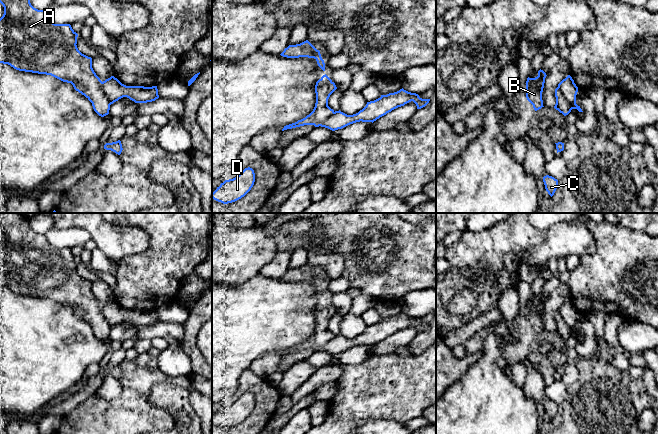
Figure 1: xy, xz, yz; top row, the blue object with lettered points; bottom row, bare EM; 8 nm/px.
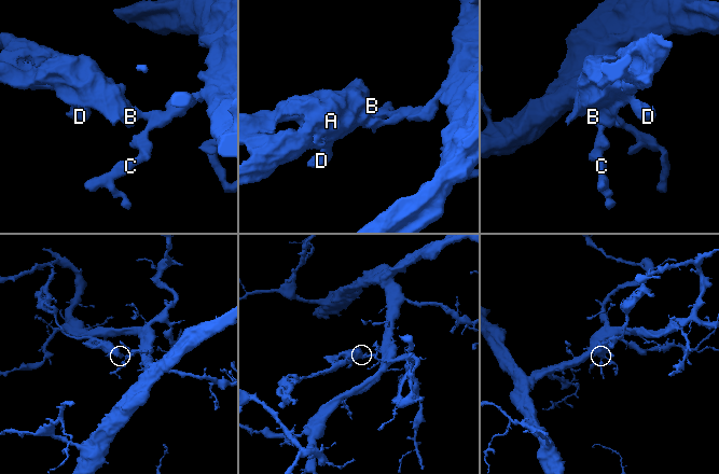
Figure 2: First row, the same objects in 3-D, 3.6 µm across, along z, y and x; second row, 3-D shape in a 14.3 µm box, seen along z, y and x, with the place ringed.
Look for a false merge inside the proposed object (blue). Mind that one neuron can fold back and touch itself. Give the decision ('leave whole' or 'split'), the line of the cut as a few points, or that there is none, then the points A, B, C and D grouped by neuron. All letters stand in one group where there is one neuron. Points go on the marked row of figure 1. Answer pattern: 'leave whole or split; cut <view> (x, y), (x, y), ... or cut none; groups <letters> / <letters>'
split; cut xy (101, 82), (101, 88), (110, 104); groups A B D / C

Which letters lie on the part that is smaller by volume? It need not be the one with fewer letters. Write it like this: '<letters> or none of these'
A, B, D

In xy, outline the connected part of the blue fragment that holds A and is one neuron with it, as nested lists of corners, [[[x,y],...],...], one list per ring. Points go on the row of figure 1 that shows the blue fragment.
[[[0,0],[0,3],[4,7],[4,14],[0,18],[0,63],[8,64],[16,70],[32,72],[38,74],[46,74],[51,75],[63,82],[71,83],[76,91],[84,95],[93,106],[94,111],[101,117],[104,117],[109,114],[110,110],[110,102],[108,100],[107,95],[102,90],[102,81],[96,75],[92,68],[92,58],[82,54],[77,48],[77,37],[78,34],[72,29],[70,24],[55,24],[53,23],[46,15],[45,10],[38,10],[34,8],[30,0]]]

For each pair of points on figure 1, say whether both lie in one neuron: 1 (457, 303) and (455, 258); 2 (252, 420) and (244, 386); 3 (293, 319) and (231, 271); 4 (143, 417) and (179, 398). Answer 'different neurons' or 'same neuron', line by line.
1: different neurons
2: same neuron
3: different neurons
4: different neurons

